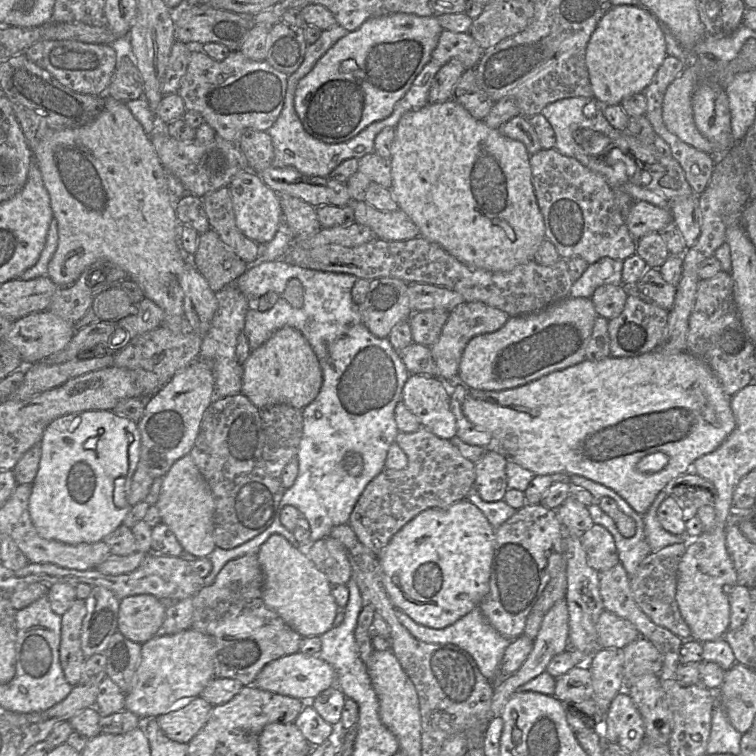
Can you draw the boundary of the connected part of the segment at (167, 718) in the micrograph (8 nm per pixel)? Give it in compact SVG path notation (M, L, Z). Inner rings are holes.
M195 697L187 706L158 716L157 722L171 740L188 744L207 723L213 706Z

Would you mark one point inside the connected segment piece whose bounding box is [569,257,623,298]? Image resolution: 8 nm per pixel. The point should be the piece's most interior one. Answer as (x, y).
(606, 270)

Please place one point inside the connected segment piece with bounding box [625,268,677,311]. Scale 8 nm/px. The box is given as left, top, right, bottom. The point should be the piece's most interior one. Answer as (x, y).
(651, 287)

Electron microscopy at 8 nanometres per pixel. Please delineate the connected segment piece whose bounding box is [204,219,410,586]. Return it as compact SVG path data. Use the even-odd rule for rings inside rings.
M283 219L274 238L263 245L262 254L234 282L249 303L257 302L270 291L278 294L277 302L267 311L248 309L243 332L247 337L250 351L253 351L281 328L292 327L300 331L317 356L323 376L322 386L317 397L302 409L303 432L295 457L298 461L298 474L293 485L285 489L273 522L263 532L233 549L225 550L216 546L208 556L212 563L212 570L204 578L205 586L213 584L217 574L229 560L247 554L257 555L260 546L272 534L280 534L295 547L306 551L307 548L301 548L293 533L280 522L280 510L286 505L292 505L304 514L309 523L309 541L311 542L327 538L334 526L347 524L350 514L366 485L385 469L387 452L391 444L395 442L396 435L399 432L395 422L394 410L397 403L402 401L403 386L410 375L400 358L399 352L393 348L388 338L374 336L362 323L358 305L353 302L351 295L352 287L358 278L351 274L301 268L286 262L283 257L294 241L295 237ZM291 279L298 279L303 286L303 305L300 308L292 307L284 297L286 286Z

